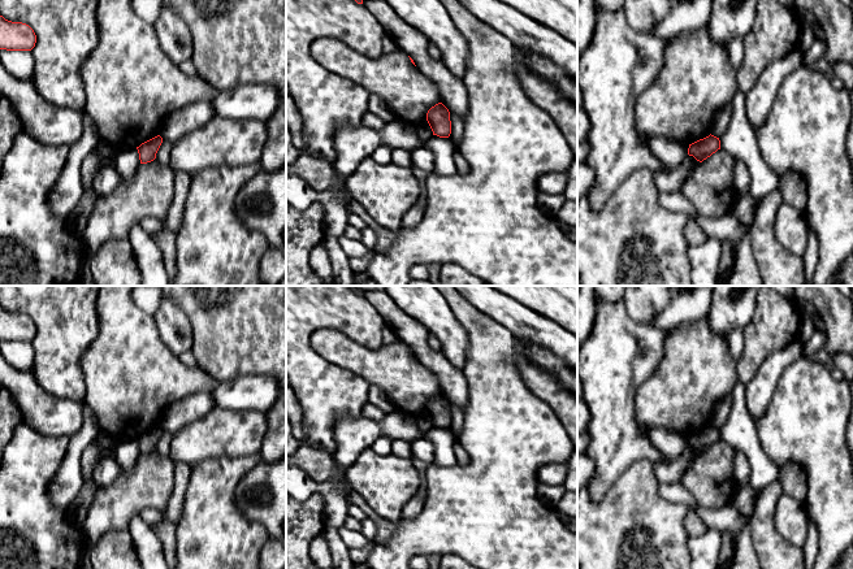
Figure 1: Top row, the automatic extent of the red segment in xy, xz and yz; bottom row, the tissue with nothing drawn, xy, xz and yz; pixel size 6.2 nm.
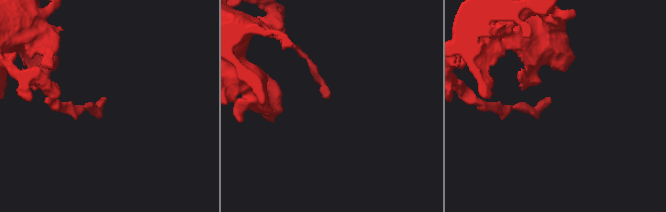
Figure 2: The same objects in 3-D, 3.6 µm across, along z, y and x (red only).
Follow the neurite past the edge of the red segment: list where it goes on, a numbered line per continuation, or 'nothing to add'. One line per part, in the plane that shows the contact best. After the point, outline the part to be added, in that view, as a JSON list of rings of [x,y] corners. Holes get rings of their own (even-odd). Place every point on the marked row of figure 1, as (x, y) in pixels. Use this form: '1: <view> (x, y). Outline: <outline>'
nothing to add

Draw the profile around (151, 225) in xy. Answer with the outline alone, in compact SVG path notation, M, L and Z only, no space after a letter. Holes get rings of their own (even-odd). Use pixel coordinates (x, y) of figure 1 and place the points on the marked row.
M144 217L139 221L139 225L150 235L160 231L164 227L163 221L155 217Z

